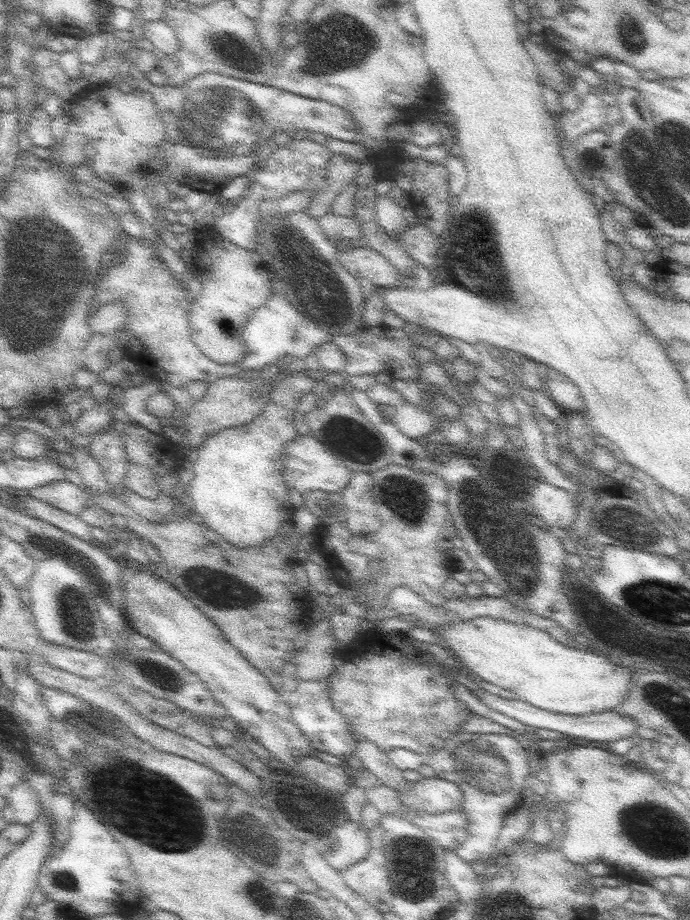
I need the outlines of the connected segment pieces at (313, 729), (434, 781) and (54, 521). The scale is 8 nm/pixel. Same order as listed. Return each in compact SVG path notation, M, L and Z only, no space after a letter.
M297 680L297 688L293 690L293 694L287 694L287 706L291 720L317 752L329 752L331 756L347 760L349 754L355 752L357 742L351 738L343 716L333 708L333 702L329 700L329 688L331 688L329 680L319 680L319 682Z
M423 778L399 794L399 802L415 814L447 814L463 806L463 792L443 778Z
M17 494L15 498L21 500L21 504L25 506L25 510L31 510L39 520L45 520L51 526L57 526L59 530L65 530L71 536L77 536L81 540L87 540L87 542L93 540L91 534L89 534L91 526L85 524L79 516L67 514L67 512L63 512L63 510L59 510L59 508L55 508L55 506L43 502L43 500L39 500L39 498L33 498L29 494Z

